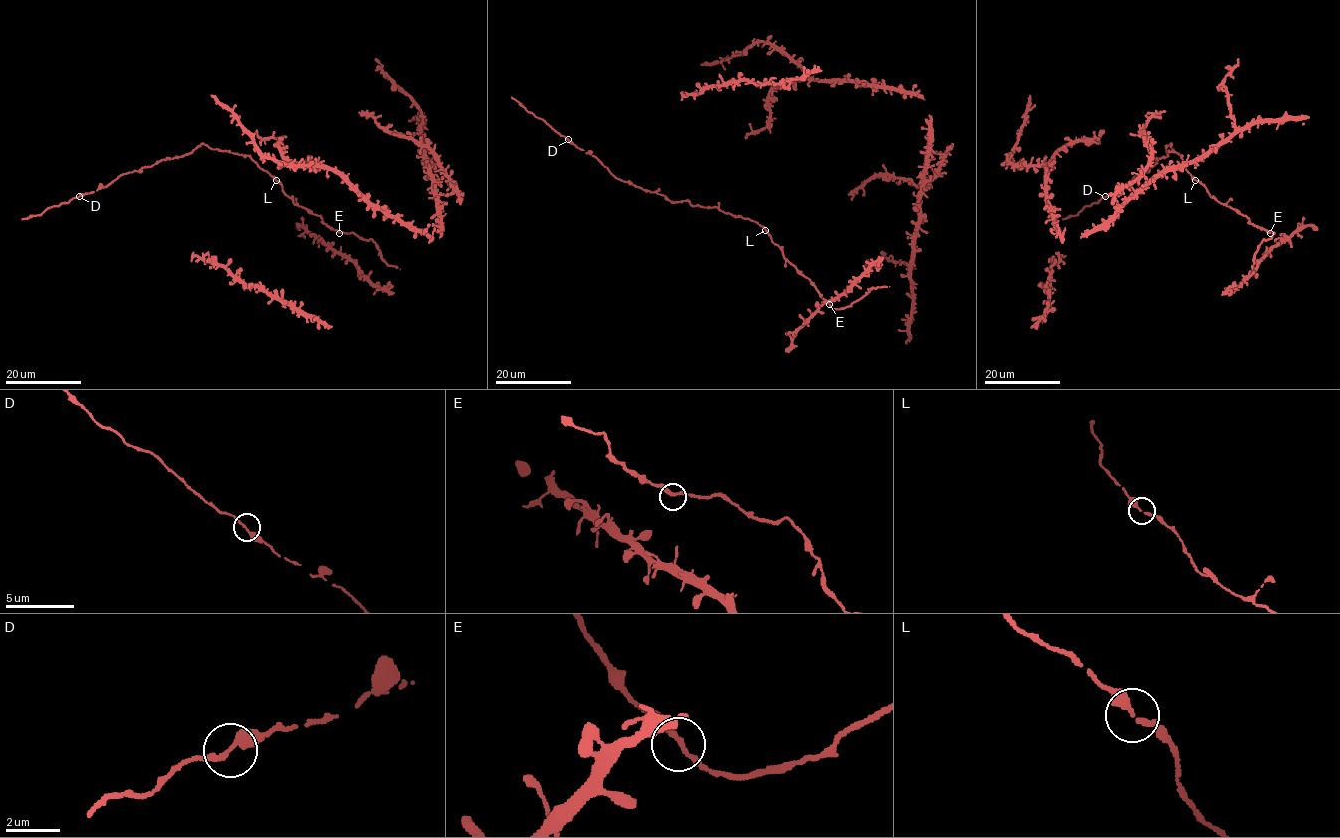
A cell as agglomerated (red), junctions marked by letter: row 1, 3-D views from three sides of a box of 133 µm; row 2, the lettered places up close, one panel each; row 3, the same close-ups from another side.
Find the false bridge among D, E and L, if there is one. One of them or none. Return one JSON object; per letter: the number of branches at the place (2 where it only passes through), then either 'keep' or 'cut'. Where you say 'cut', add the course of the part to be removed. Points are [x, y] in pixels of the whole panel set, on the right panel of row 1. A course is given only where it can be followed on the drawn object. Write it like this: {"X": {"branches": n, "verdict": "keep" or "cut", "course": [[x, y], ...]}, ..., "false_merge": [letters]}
{"D": {"branches": 2, "verdict": "keep"}, "E": {"branches": 2, "verdict": "keep"}, "L": {"branches": 2, "verdict": "keep"}, "false_merge": []}

